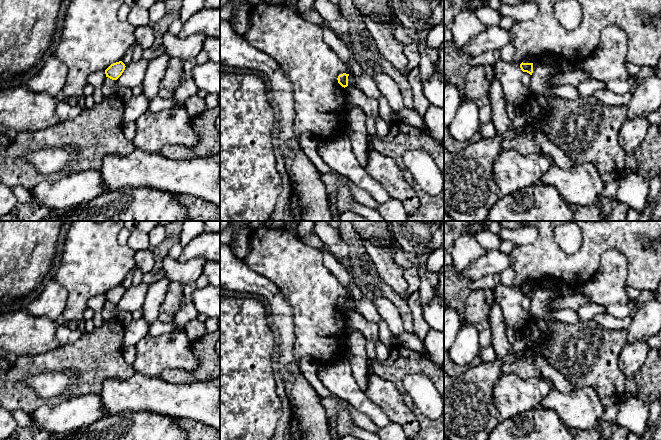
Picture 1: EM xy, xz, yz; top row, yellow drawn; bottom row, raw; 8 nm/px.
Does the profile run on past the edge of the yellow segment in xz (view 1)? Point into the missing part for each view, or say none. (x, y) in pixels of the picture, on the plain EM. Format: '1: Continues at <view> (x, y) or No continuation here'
1: No continuation here

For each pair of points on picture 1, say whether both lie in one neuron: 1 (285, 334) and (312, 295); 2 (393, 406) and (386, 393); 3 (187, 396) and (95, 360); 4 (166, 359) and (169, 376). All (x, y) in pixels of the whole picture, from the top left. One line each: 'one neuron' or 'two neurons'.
1: two neurons
2: one neuron
3: two neurons
4: two neurons

